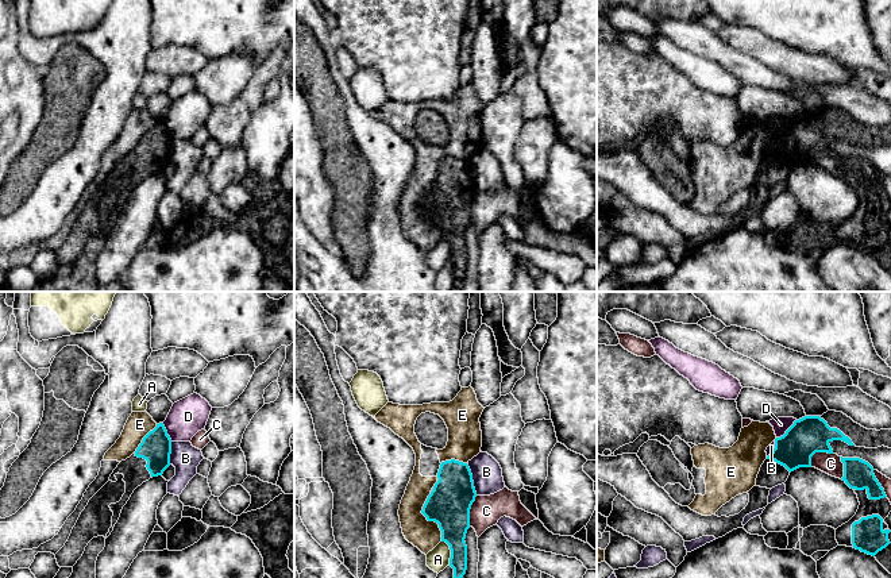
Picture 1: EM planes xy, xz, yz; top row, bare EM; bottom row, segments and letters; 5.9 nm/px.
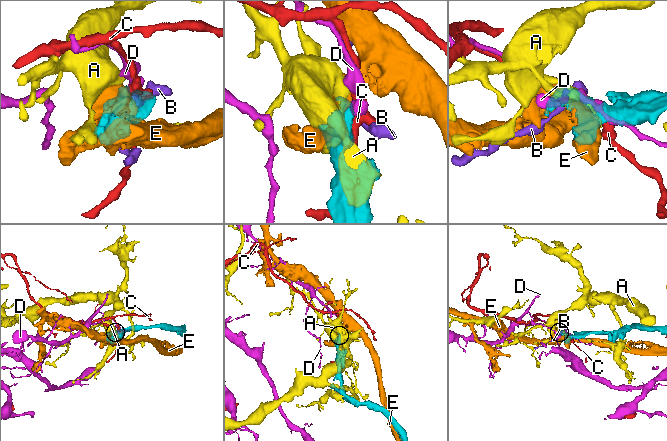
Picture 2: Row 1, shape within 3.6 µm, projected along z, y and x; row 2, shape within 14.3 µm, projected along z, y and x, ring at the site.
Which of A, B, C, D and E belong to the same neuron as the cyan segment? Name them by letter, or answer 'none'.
none

